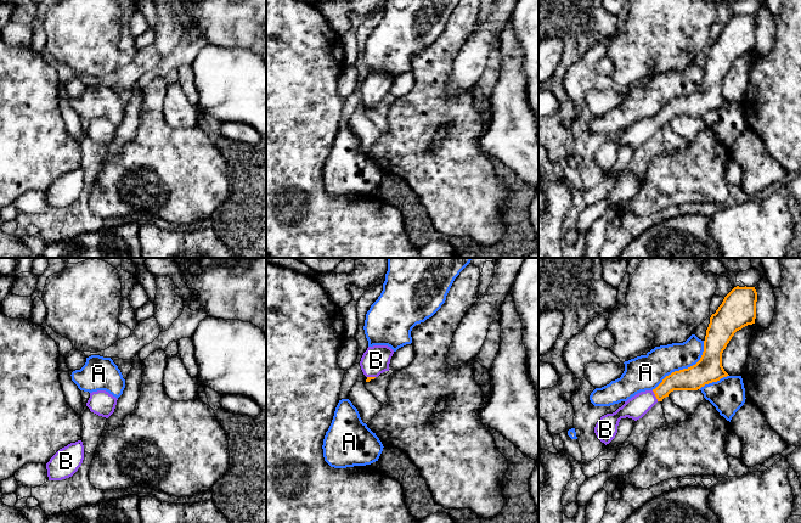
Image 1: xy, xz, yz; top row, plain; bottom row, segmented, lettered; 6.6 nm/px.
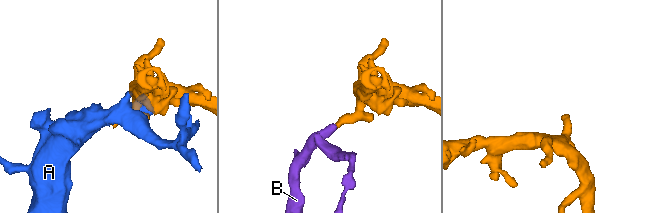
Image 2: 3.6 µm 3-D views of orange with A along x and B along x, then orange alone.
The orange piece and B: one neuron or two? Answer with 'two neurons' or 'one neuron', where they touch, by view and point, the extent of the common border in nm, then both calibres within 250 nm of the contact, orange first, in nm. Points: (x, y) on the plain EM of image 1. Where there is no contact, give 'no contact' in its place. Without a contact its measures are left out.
one neuron | yz (655, 123) | 80 nm | 140/150 nm

